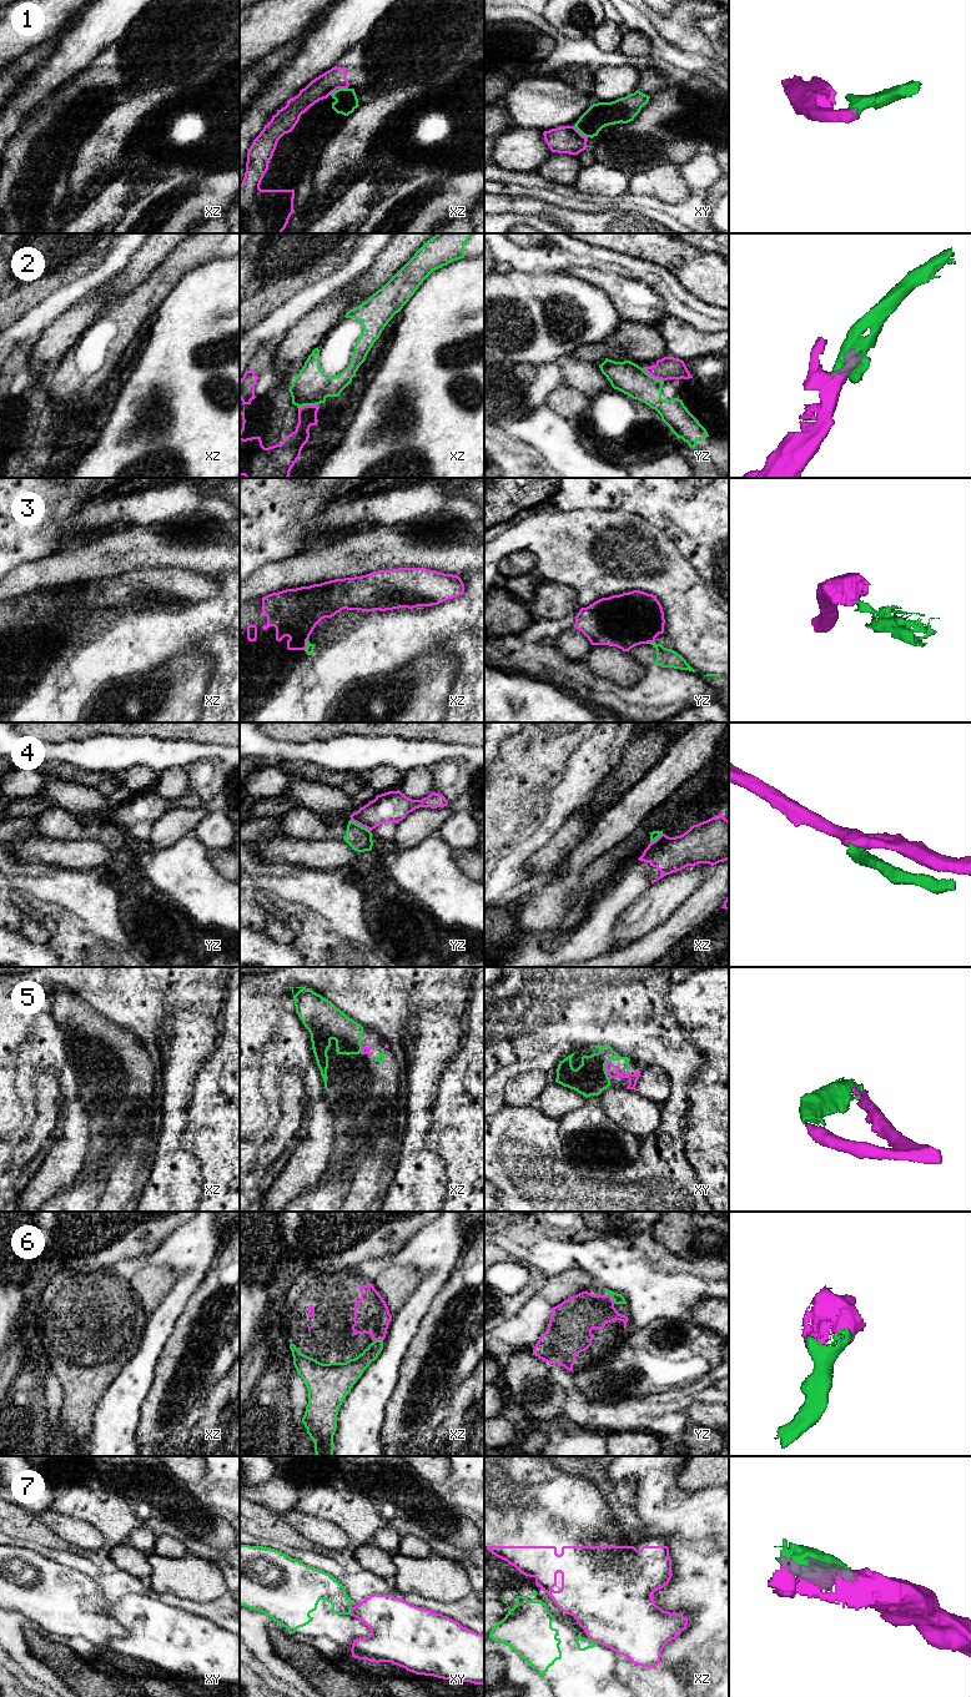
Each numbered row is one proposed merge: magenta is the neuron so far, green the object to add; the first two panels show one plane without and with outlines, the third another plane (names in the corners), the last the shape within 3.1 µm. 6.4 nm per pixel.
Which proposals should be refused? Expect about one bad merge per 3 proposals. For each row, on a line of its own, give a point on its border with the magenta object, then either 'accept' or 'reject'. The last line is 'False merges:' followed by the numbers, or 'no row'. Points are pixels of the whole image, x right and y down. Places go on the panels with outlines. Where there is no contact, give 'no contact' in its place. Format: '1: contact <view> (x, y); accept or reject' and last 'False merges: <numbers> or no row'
1: contact xy (579, 132); accept
2: contact yz (653, 376); reject
3: contact xz (306, 644); reject
4: contact yz (360, 824); reject
5: contact xy (605, 1067); accept
6: contact yz (612, 1299); accept
7: contact xz (595, 1641); reject
False merges: 2, 3, 4, 7

